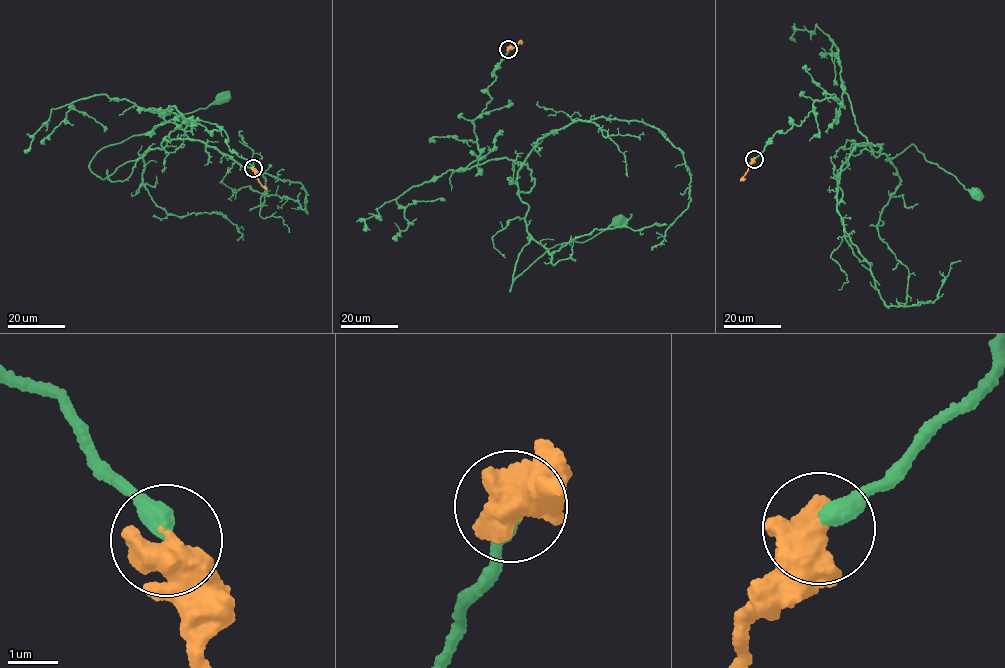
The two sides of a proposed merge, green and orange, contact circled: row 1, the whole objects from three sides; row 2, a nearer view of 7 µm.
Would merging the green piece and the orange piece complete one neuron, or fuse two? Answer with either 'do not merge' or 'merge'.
merge

